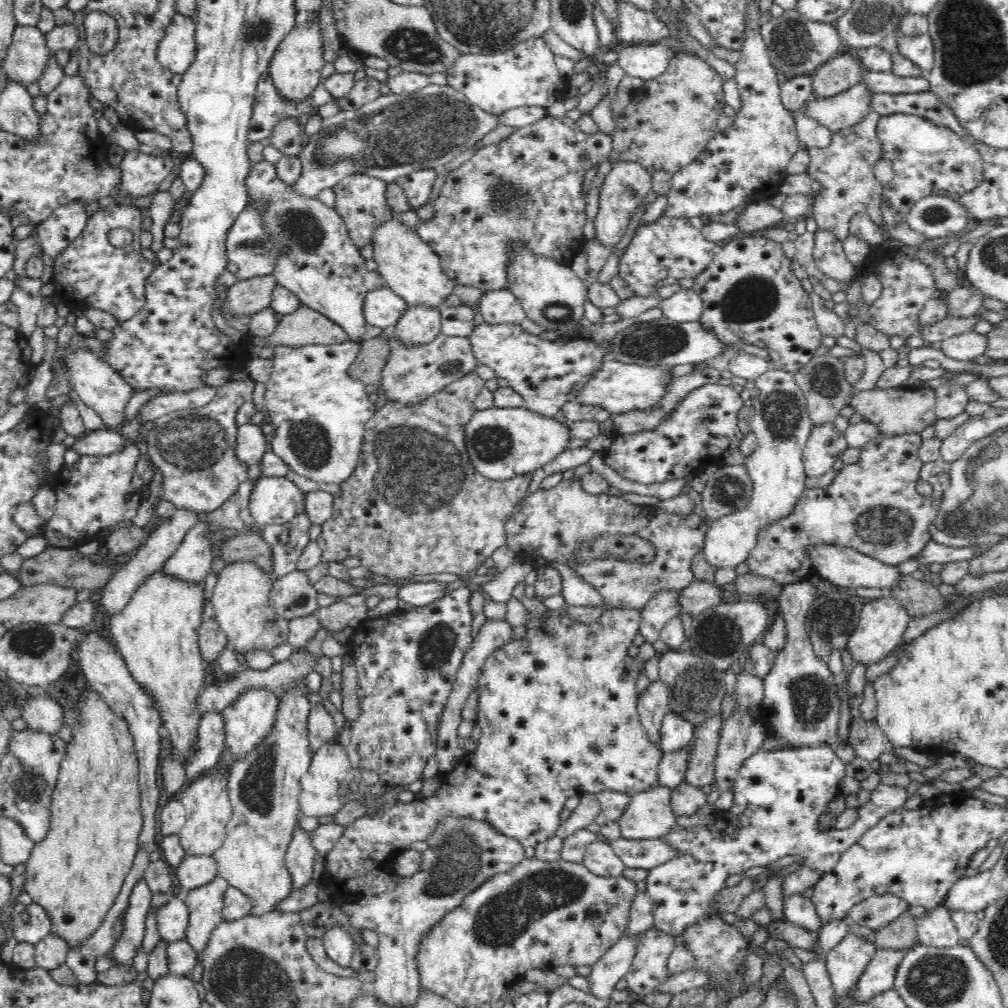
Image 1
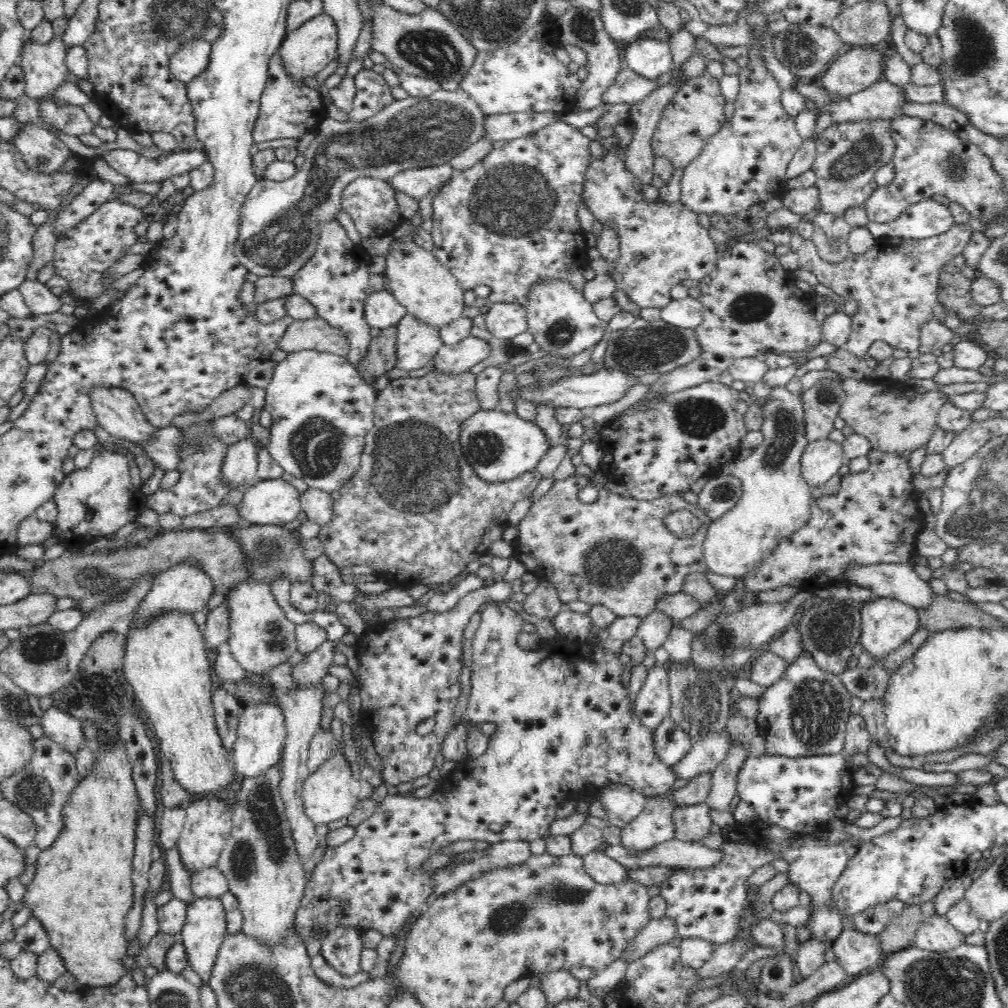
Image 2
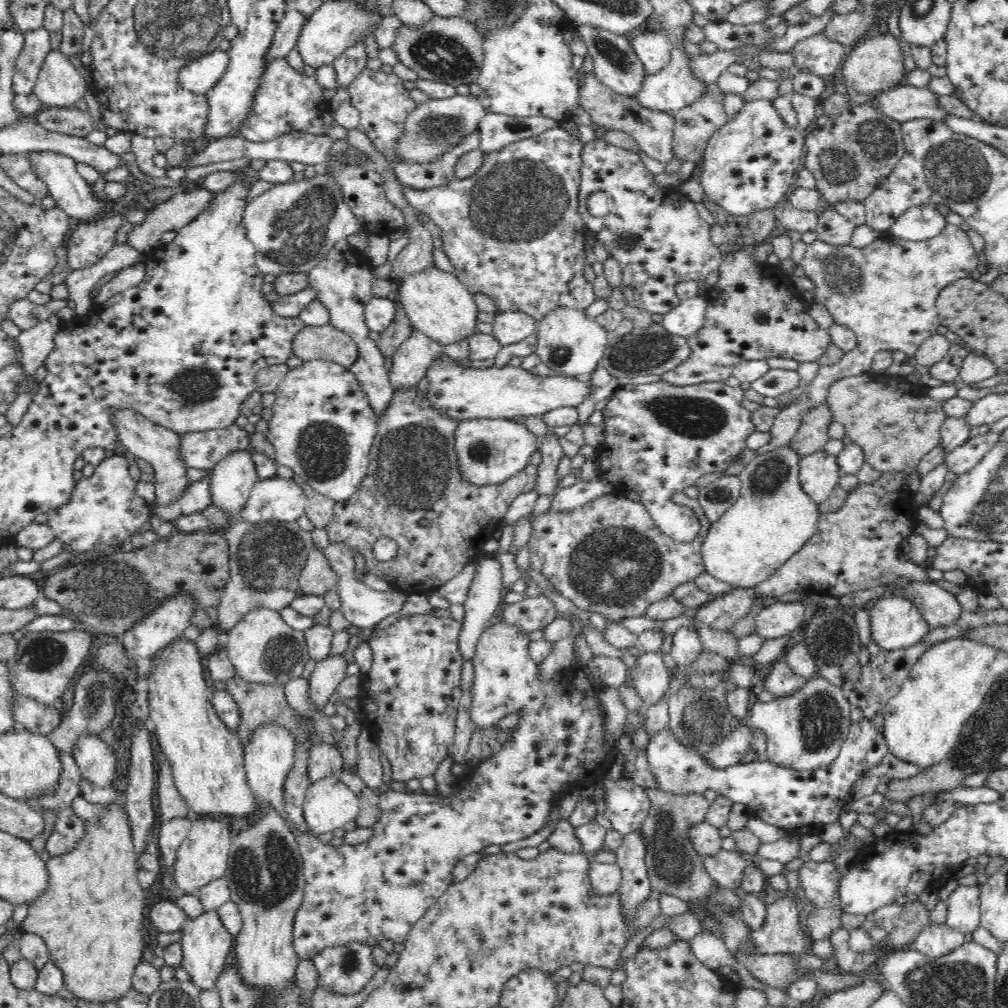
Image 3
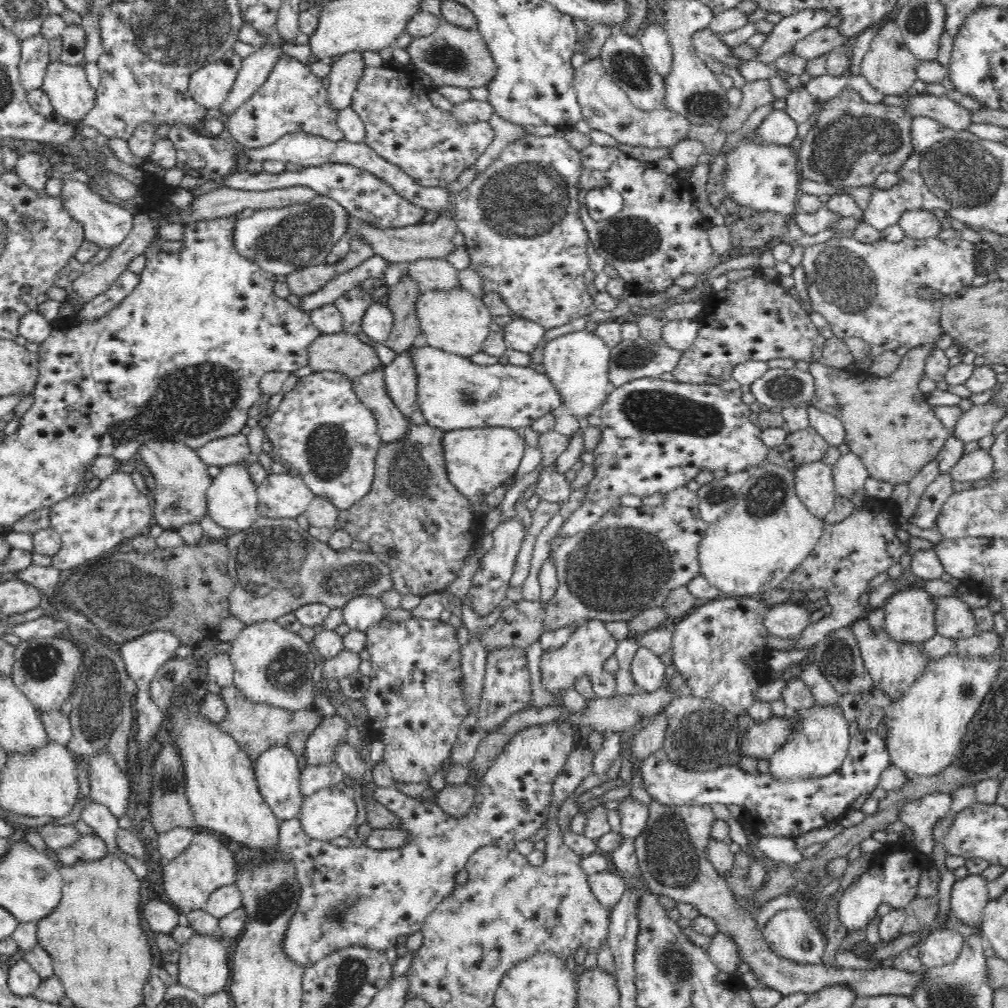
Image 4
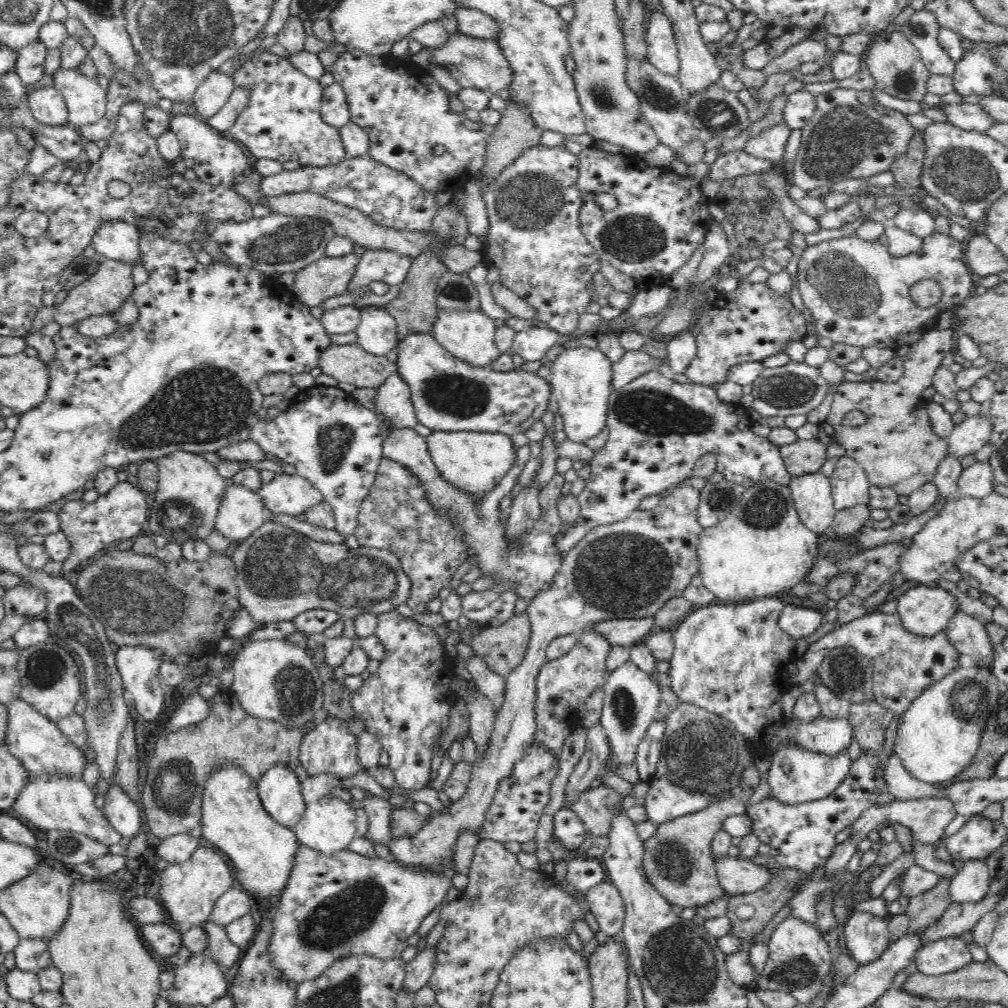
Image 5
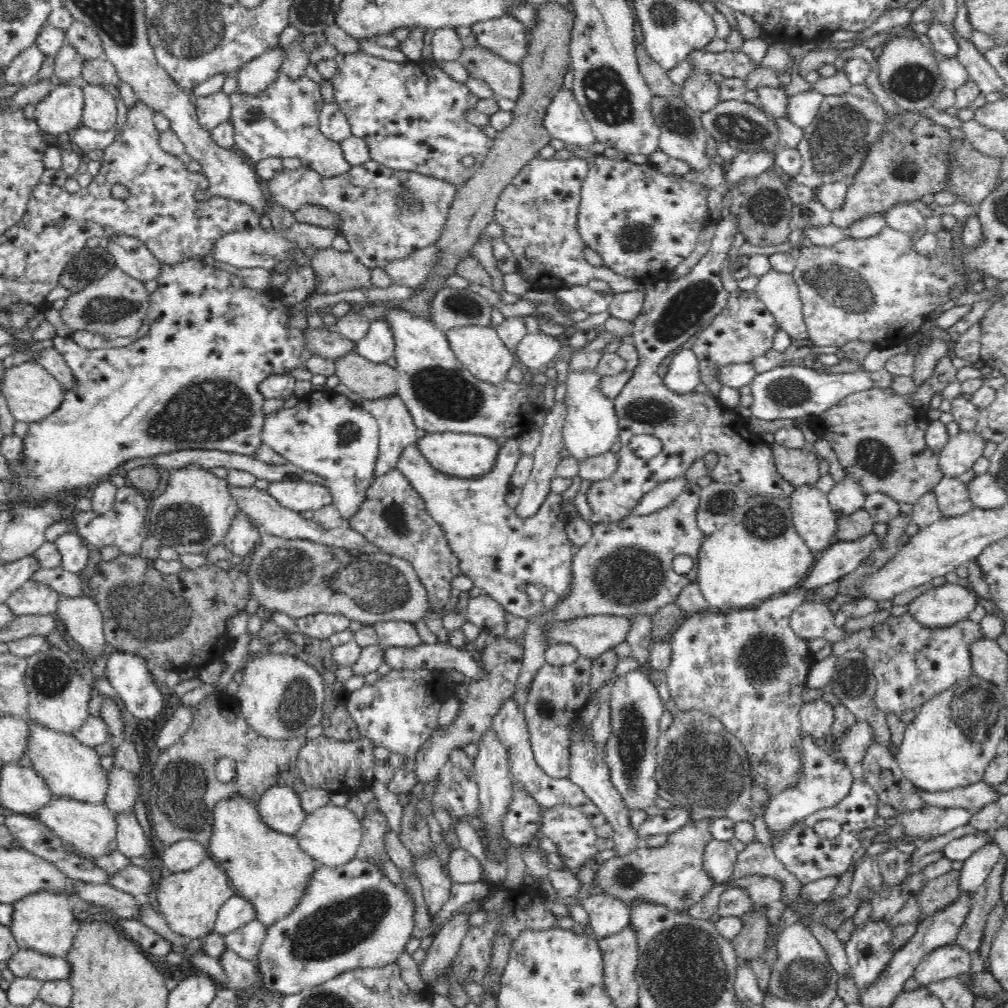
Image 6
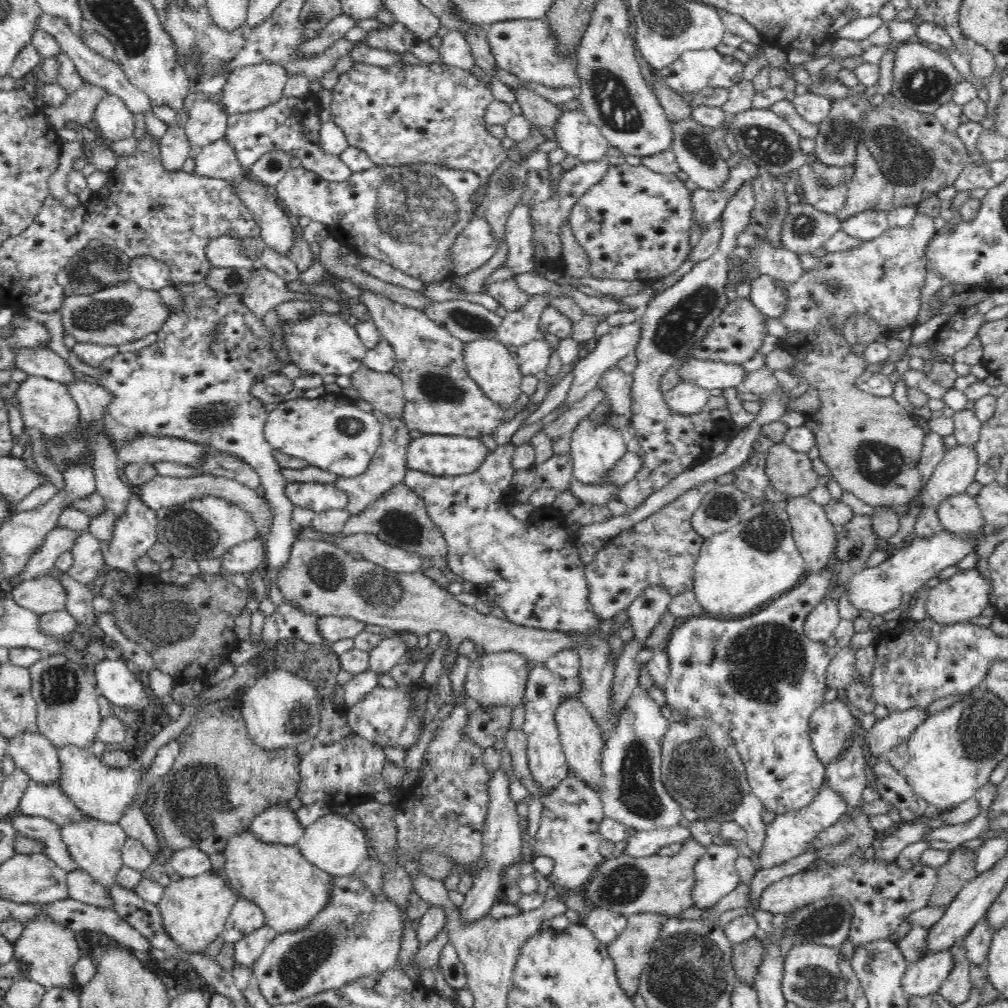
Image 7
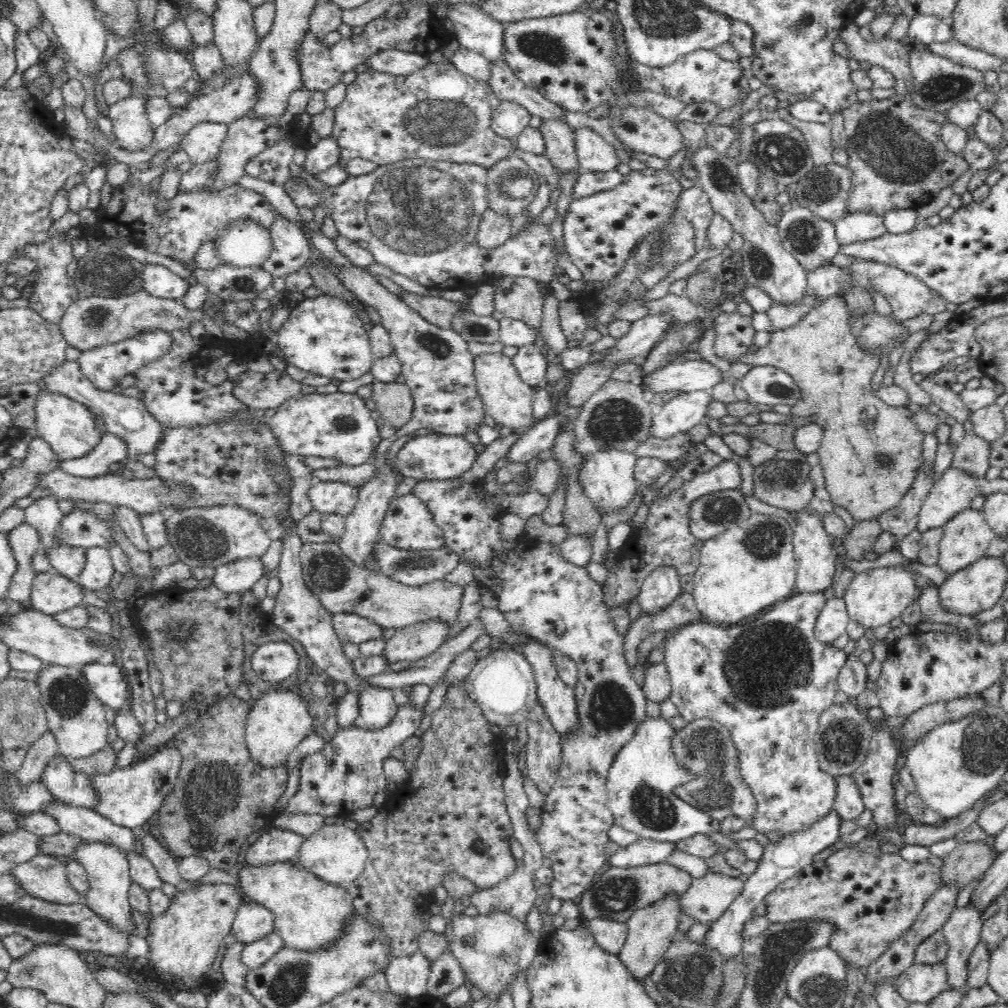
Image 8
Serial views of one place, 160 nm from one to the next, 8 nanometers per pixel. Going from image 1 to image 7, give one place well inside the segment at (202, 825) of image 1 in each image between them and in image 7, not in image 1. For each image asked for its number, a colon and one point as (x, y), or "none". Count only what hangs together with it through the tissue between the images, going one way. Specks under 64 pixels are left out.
2: (208, 825)
3: (203, 856)
4: (190, 879)
5: (189, 891)
6: (190, 900)
7: (194, 910)

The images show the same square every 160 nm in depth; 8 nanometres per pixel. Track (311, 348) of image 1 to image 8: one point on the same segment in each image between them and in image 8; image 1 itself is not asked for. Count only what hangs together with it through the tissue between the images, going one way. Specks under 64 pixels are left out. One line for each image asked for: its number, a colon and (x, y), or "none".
2: (322, 408)
3: (323, 428)
4: (321, 428)
5: (335, 442)
6: (327, 434)
7: (331, 432)
8: (338, 425)

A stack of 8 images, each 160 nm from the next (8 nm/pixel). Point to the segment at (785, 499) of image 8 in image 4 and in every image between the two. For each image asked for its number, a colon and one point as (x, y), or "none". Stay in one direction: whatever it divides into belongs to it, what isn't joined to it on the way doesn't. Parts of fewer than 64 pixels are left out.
4: (801, 447)
5: (801, 457)
6: (799, 467)
7: (791, 473)

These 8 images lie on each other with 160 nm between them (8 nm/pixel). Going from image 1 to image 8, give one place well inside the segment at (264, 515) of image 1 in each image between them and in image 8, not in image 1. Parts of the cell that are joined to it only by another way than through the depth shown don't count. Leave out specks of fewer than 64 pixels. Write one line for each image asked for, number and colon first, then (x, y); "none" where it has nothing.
2: (275, 501)
3: (281, 499)
4: (281, 495)
5: (285, 494)
6: (297, 495)
7: (315, 496)
8: (327, 497)

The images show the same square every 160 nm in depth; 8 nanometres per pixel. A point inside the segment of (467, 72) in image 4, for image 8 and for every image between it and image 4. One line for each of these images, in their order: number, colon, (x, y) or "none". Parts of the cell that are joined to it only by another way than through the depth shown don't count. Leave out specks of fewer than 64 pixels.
5: (478, 63)
6: (504, 78)
7: (543, 114)
8: (560, 146)

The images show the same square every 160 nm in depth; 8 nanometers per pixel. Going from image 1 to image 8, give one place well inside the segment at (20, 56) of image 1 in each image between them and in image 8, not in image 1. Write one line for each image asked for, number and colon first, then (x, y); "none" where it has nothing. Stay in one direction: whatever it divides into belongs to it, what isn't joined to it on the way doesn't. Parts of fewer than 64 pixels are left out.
2: (44, 67)
3: (60, 85)
4: (72, 96)
5: (86, 101)
6: (100, 111)
7: (114, 121)
8: (131, 127)

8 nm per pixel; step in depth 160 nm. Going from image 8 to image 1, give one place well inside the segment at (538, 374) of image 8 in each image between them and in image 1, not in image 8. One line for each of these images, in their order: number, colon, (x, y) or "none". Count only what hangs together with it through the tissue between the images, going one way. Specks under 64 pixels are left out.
1: (499, 306)
2: (504, 321)
3: (510, 327)
4: (522, 335)
5: (532, 345)
6: (536, 350)
7: (533, 358)

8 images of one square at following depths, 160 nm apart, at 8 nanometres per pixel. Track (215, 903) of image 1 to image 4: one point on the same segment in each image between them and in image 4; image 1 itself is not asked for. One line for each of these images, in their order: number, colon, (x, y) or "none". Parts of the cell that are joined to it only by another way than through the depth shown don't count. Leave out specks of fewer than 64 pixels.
2: (206, 927)
3: (207, 945)
4: (204, 961)

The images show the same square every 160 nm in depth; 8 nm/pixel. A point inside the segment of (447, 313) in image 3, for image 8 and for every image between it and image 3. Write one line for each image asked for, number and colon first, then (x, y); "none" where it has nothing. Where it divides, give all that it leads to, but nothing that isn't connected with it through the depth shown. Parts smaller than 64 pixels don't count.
4: (457, 322)
5: (469, 336)
6: (481, 351)
7: (489, 362)
8: (507, 398)

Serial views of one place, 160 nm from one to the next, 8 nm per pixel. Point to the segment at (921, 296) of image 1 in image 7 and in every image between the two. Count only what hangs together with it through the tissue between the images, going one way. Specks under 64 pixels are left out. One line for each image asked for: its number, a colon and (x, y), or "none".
2: (896, 283)
3: (886, 292)
4: (866, 290)
5: (858, 292)
6: (877, 290)
7: (884, 277)

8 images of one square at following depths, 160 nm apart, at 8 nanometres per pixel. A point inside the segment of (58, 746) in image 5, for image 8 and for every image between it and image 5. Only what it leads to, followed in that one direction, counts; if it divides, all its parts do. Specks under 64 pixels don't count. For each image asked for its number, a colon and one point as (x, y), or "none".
6: (72, 770)
7: (101, 792)
8: (130, 797)

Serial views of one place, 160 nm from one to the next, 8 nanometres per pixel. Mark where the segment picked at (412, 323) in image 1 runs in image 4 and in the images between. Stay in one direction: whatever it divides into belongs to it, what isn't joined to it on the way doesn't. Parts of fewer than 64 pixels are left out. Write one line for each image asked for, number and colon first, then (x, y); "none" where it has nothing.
2: (417, 343)
3: (411, 361)
4: (400, 376)

